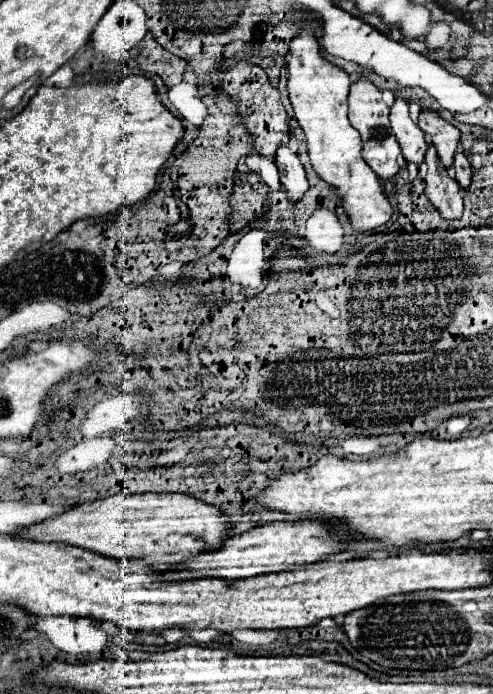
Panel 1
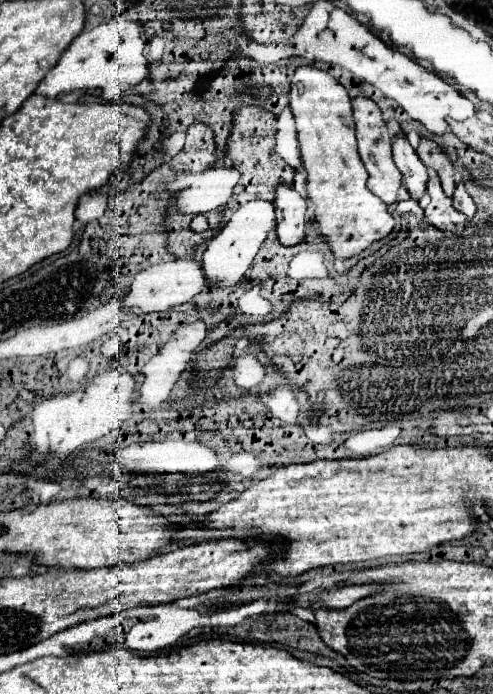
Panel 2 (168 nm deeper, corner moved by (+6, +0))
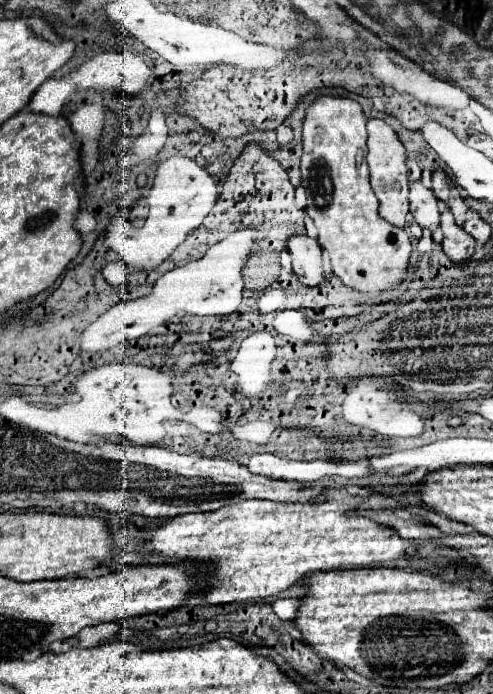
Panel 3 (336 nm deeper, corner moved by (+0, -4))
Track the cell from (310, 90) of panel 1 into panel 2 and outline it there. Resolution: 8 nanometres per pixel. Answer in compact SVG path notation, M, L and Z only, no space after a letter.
M298 66L290 84L290 106L298 130L302 164L308 172L308 200L314 204L320 232L328 238L336 258L362 254L364 248L394 228L394 218L388 206L366 186L368 172L356 152L350 96L328 72L314 66Z

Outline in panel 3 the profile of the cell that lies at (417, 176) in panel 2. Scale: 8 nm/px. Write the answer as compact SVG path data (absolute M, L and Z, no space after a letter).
M420 180L410 184L410 214L424 230L434 232L440 226L440 202Z

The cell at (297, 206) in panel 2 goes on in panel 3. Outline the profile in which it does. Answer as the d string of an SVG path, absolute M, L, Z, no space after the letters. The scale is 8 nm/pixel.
M306 234L292 236L288 242L288 250L290 250L294 274L298 276L298 280L308 288L320 286L326 274L324 274L324 260L322 260L322 250L318 242L308 238Z

